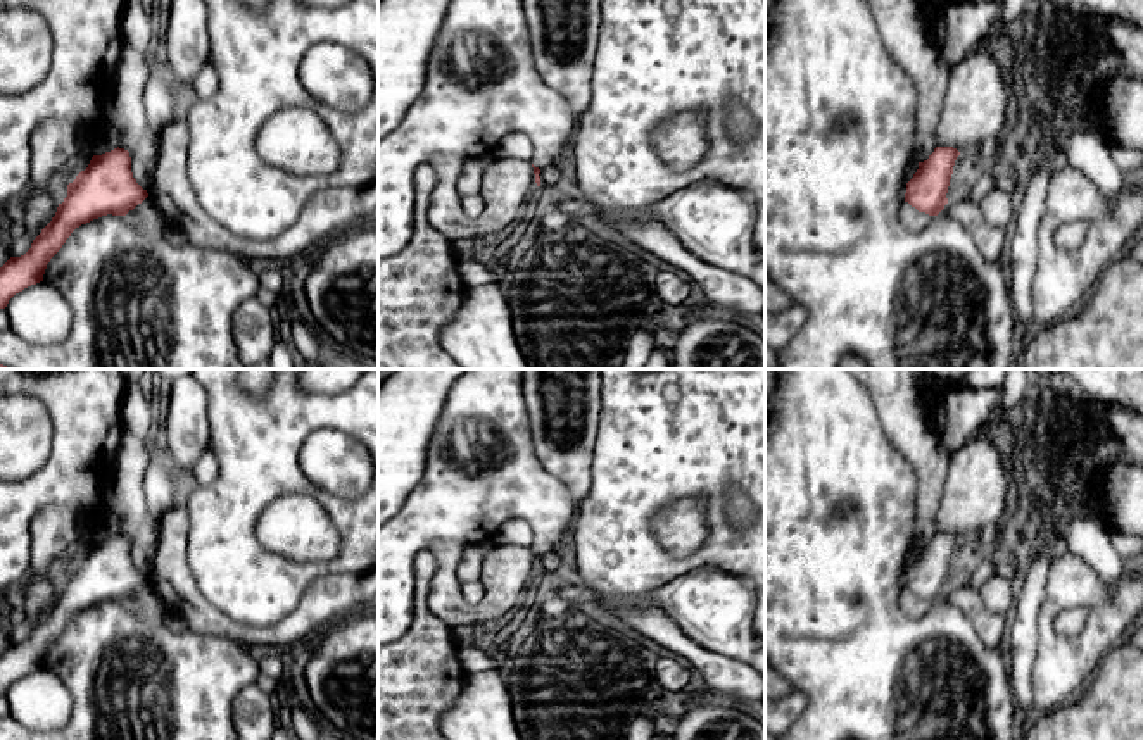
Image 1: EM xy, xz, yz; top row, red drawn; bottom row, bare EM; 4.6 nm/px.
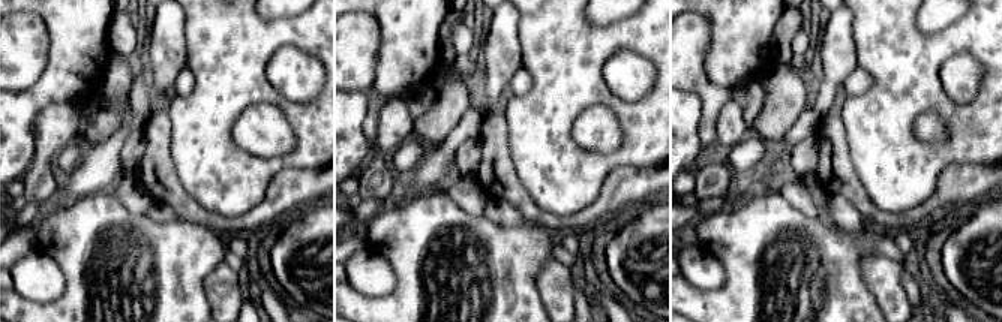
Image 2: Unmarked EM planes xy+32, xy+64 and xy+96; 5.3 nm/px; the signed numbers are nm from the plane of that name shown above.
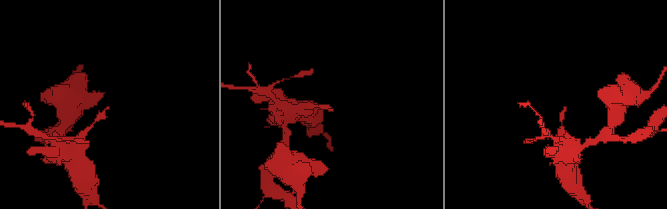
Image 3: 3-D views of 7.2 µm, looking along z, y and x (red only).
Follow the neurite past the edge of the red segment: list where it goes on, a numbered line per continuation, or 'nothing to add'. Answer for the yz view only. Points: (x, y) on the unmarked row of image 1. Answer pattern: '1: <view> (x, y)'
nothing to add

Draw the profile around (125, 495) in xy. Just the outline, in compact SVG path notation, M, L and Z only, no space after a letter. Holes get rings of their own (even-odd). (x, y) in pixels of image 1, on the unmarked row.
M121 433L105 495L105 507L123 519L119 535L129 538L133 564L143 576L152 571L159 542L159 521L145 502L145 471L155 454L155 438Z

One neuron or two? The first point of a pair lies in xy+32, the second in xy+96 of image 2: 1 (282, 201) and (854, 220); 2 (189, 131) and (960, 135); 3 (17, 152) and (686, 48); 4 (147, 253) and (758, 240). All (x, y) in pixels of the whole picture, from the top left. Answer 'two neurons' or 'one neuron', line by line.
1: two neurons
2: one neuron
3: two neurons
4: one neuron

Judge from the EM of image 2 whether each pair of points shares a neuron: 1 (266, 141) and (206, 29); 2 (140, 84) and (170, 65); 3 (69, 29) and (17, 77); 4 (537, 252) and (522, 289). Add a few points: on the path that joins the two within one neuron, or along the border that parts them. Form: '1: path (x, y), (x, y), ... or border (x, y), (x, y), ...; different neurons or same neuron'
1: border (282, 111), (251, 104), (231, 138); different neurons
2: border (144, 69), (153, 87); different neurons
3: border (39, 15), (47, 32), (47, 66), (35, 83); different neurons
4: path (528, 261), (522, 267), (522, 280); same neuron

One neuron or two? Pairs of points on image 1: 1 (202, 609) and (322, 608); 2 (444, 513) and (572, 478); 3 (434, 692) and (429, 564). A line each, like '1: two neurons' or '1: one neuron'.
1: one neuron
2: two neurons
3: one neuron

